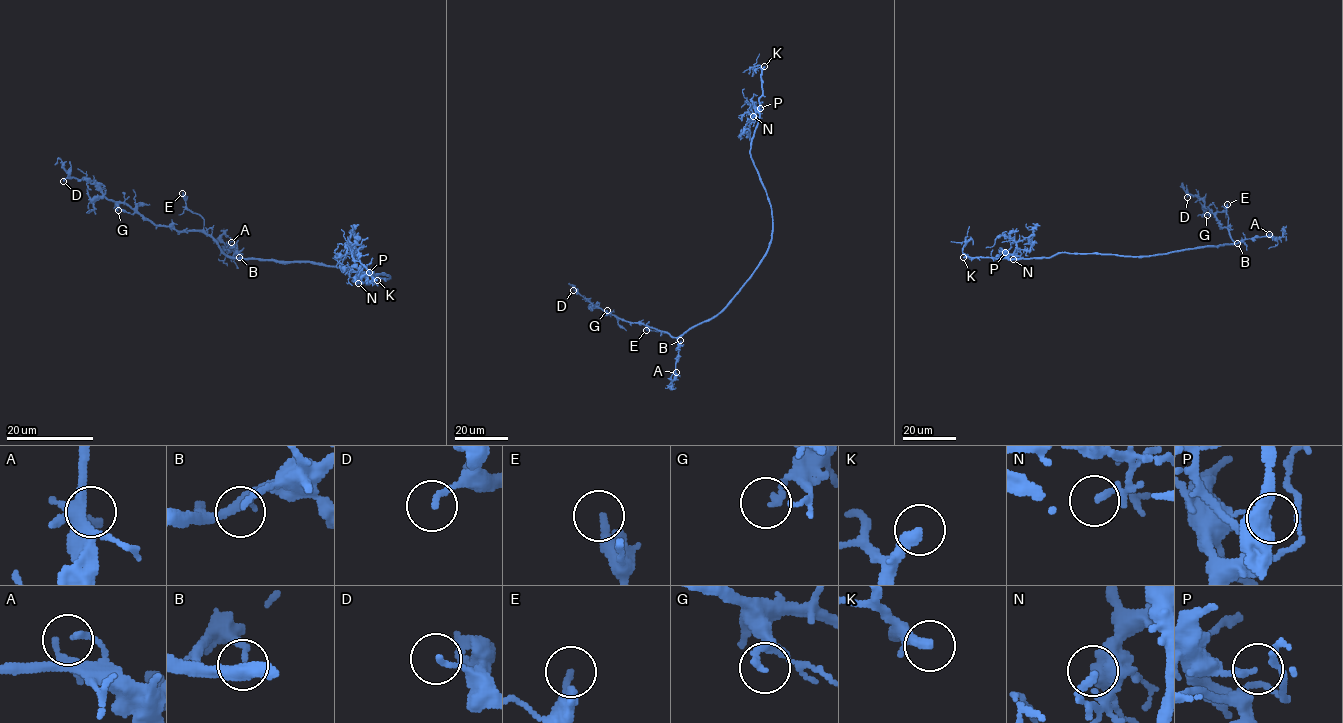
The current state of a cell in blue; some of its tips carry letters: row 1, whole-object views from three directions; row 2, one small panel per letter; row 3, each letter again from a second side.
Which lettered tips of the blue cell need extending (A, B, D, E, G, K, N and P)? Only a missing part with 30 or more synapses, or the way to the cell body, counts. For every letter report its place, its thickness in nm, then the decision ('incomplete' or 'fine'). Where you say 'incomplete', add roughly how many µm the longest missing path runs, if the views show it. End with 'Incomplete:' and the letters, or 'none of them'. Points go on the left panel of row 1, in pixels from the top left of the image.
A: at (231, 242); 190 nm thick; fine
B: at (239, 257); 150 nm thick; fine
D: at (63, 181); 150 nm thick; fine
E: at (182, 193); 340 nm thick; fine
G: at (118, 210); 180 nm thick; fine
K: at (377, 280); 240 nm thick; incomplete; about 80 µm are missing
N: at (358, 283); 150 nm thick; fine
P: at (369, 272); 180 nm thick; fine
Incomplete: K

